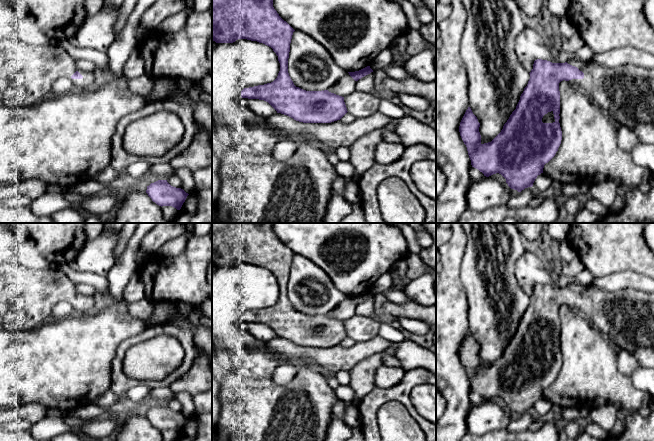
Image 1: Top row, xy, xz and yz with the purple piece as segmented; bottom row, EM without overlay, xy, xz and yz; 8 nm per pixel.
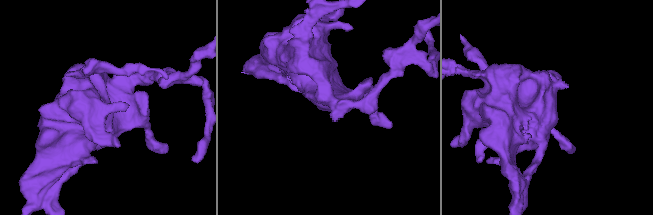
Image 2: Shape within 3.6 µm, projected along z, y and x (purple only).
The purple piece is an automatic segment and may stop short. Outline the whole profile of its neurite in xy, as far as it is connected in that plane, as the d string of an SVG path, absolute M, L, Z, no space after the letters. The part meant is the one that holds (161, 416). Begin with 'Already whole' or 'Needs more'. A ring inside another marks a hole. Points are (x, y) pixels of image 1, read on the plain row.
Already whole. M158 404L147 410L146 417L159 430L172 430L180 434L189 419L181 412L171 410L167 404Z

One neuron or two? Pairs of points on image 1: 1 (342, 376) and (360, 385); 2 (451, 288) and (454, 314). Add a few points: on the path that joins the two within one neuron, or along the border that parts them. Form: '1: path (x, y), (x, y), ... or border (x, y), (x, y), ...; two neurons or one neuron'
1: border (349, 372), (350, 384); two neurons
2: path (451, 294), (451, 308); one neuron

